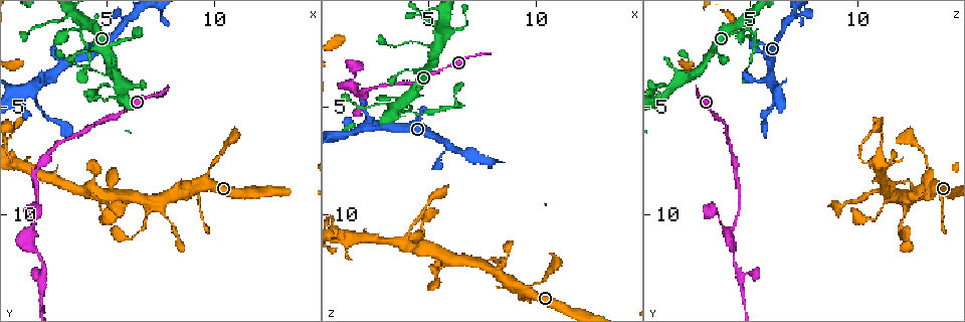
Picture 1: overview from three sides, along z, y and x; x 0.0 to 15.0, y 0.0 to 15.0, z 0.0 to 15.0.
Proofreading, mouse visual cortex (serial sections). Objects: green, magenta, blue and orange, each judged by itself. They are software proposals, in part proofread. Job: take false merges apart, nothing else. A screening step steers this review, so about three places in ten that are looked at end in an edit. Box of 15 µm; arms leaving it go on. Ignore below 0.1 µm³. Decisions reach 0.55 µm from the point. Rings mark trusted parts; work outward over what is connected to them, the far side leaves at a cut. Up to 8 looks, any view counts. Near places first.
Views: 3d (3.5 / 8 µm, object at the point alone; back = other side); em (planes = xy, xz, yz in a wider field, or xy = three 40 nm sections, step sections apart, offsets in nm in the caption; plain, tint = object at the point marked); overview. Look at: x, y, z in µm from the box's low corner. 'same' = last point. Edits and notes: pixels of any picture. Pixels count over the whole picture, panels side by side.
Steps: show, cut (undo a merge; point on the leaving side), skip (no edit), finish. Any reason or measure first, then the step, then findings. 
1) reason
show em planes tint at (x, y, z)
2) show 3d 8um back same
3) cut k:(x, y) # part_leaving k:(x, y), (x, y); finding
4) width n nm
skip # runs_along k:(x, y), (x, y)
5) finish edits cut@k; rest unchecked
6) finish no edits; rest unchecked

four arms meet
show 3d 3.5um at (7.0, 9.5, 12.2)

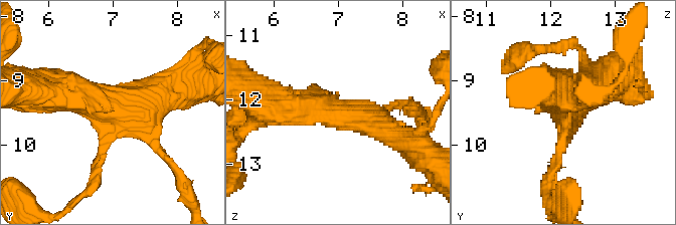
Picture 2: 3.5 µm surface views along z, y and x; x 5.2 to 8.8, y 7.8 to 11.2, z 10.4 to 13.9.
arms 4; arm_widths 150, 250, 450, 500 nm; shape alone is not enough
show em xy step 3 tint at (7.10, 9.50, 12.25)

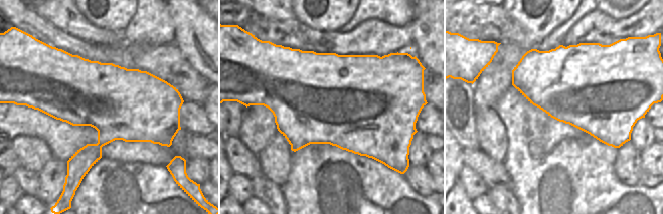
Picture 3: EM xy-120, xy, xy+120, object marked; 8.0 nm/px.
skip # runs_along 2:(401, 139), (361, 116), (281, 108); all the same cell

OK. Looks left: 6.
small branch off a trunk
show 3d 3.5um at (1.5, 10.7, 4.0)

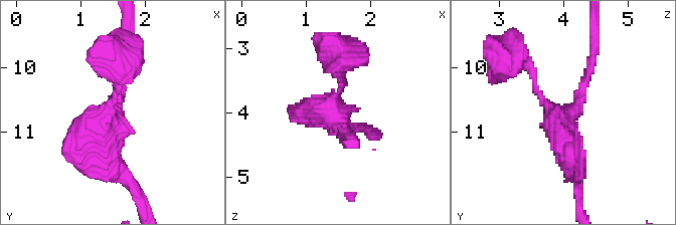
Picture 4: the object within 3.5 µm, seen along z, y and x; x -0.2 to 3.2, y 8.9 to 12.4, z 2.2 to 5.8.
now the EM
show em xy step 3 tint at (1.40, 10.85, 4.00)

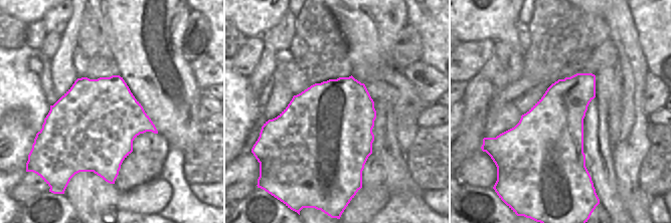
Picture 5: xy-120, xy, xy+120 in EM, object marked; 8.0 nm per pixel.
another direction
show em xy step 2 tint same

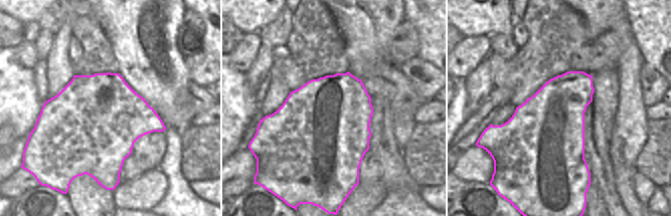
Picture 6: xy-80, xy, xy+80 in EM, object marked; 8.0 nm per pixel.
skip # runs_along 4:(589, 61), (561, 124), (579, 176); continuous, no second cell

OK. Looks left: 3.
a narrow waist
show 3d 3.5um at (4.2, 2.0, 5.3)

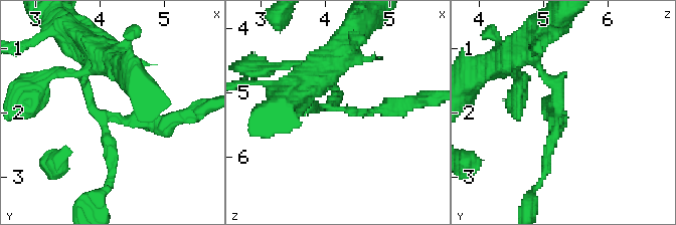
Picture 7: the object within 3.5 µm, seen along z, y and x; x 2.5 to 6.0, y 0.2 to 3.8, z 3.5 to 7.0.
now the EM
show em xy step 2 tint at (4.25, 2.10, 5.30)

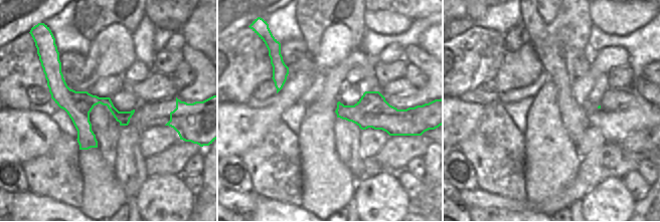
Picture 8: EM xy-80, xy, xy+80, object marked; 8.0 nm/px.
width 180 nm
skip # runs_along 8:(49, 74), (73, 100), (104, 100), (126, 122); continuous, no second cell

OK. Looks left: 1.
finish no edits; rest unchecked

